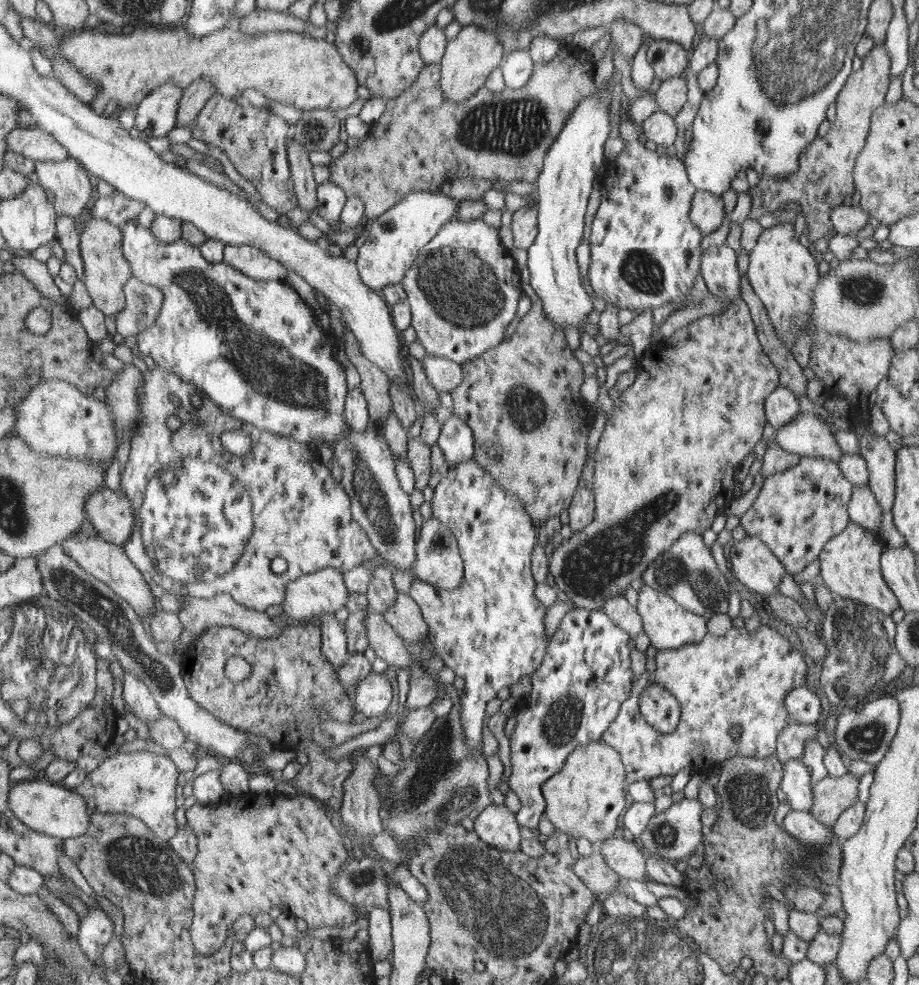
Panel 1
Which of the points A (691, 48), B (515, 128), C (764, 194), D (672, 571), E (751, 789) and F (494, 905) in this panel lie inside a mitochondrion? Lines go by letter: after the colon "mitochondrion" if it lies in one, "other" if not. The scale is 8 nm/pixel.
A: other
B: mitochondrion
C: mitochondrion
D: mitochondrion
E: mitochondrion
F: mitochondrion

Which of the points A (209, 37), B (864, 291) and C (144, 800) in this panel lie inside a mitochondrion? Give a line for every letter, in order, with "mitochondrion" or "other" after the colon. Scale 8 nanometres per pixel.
A: other
B: mitochondrion
C: other

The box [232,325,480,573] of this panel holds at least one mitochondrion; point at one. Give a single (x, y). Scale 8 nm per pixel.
(371, 497)

